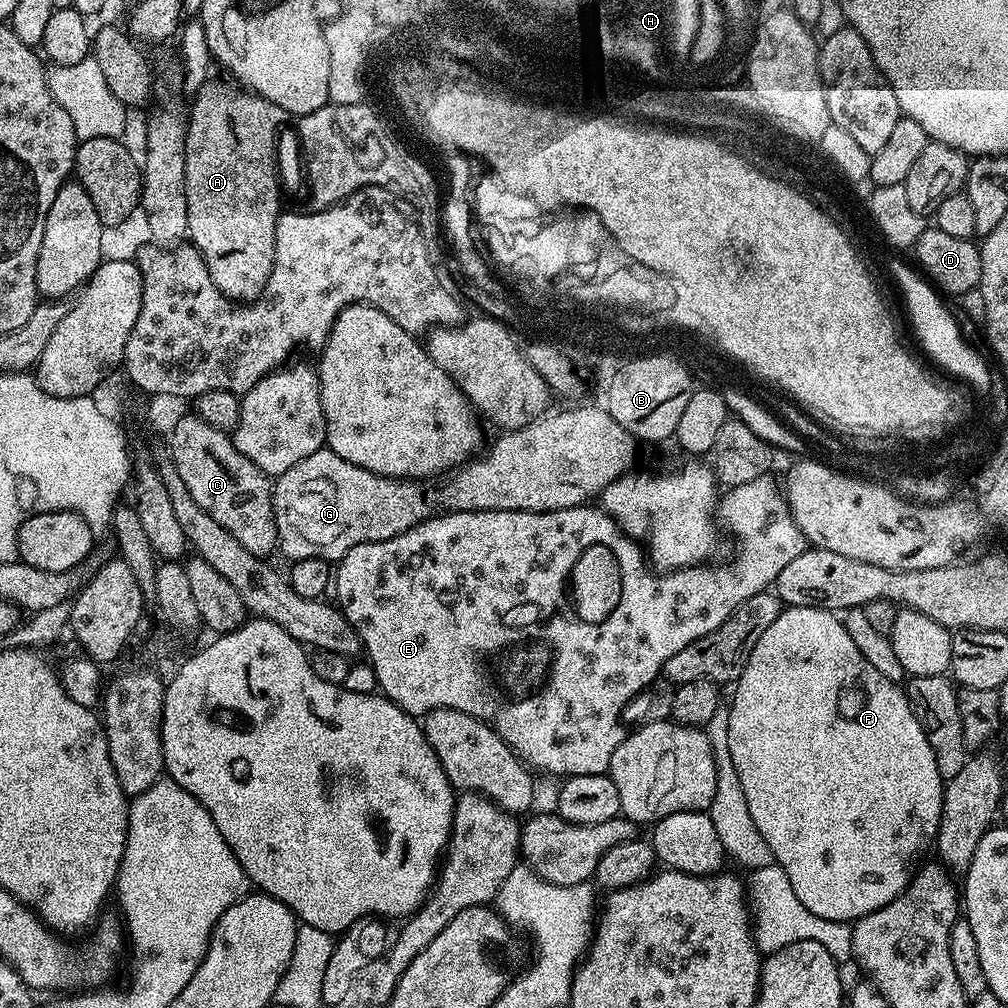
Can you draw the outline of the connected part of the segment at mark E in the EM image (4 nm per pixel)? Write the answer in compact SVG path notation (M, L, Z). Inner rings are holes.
M771 475L754 478L754 482L728 488L725 496L723 493L719 497L719 523L723 527L725 524L729 534L736 539L736 557L729 564L712 562L707 566L678 568L675 572L653 570L646 563L645 549L626 535L615 518L600 506L563 508L549 512L449 512L423 520L421 524L394 538L386 538L382 542L366 542L351 548L334 568L334 600L350 626L360 636L366 656L368 652L366 660L377 675L379 691L393 700L402 711L423 718L435 708L462 710L466 714L477 716L485 724L491 724L529 769L541 768L552 776L560 776L559 778L605 774L610 766L610 758L614 758L614 750L618 750L624 741L626 728L621 723L620 715L630 700L645 691L655 676L659 677L663 673L664 664L670 662L678 650L718 630L718 626L722 626L722 622L726 622L726 618L730 618L730 614L734 614L736 607L746 602L746 598L754 598L754 594L769 591L783 568L804 553L806 541L802 530L794 522L781 485L779 488L772 479ZM439 668L444 668L444 696L436 696L436 671Z

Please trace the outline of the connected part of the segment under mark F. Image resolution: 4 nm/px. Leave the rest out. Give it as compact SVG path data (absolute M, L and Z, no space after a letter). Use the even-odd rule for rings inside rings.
M785 607L778 618L774 618L766 634L758 638L758 646L754 646L732 690L732 704L727 705L730 758L734 762L734 770L738 770L742 794L746 794L750 818L754 818L758 834L766 838L773 861L780 864L782 870L786 870L786 878L790 878L790 886L794 886L794 894L798 894L802 906L806 906L810 914L818 914L818 918L855 922L894 902L894 898L901 896L912 881L921 863L920 855L923 854L924 847L927 844L929 847L935 841L936 831L940 828L946 783L938 774L936 755L908 701L905 689L895 680L882 678L882 674L878 674L878 670L874 670L874 666L870 666L870 662L862 658L862 650L854 646L850 634L846 634L843 619L837 613L827 612L824 608Z

